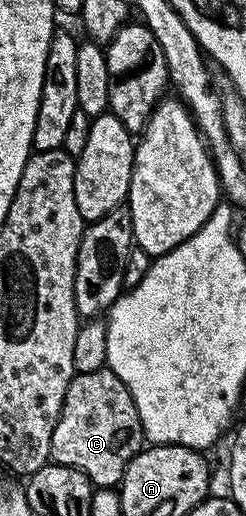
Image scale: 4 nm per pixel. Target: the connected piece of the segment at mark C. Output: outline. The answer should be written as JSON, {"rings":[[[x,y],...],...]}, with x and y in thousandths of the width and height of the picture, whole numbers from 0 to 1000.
{"rings":[[[427,709],[378,721],[309,721],[220,826],[207,890],[313,907],[390,946],[467,948],[504,922],[512,903],[589,860],[585,828],[561,810],[545,771],[455,715]]]}

